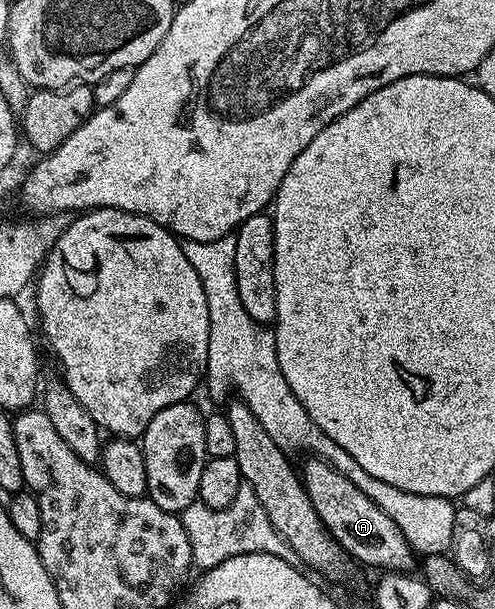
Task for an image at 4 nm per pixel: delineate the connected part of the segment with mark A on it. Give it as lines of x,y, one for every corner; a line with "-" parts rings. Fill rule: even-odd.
314,455
308,456
306,460
303,469
301,465
301,476
305,491
309,495
309,503
313,503
313,511
317,511
321,523
325,523
333,539
341,543
344,551
360,566
372,565
373,568
379,569
378,571
410,570
413,550
411,544
405,539
405,535
401,535
401,527
397,527
397,523
393,523
393,519
389,519
389,515
385,515
385,511
381,511
381,507
377,507
377,503
373,503
373,499
369,499
369,495
365,495
361,487
357,487
357,483
345,479
345,475
338,473
328,461
322,461

